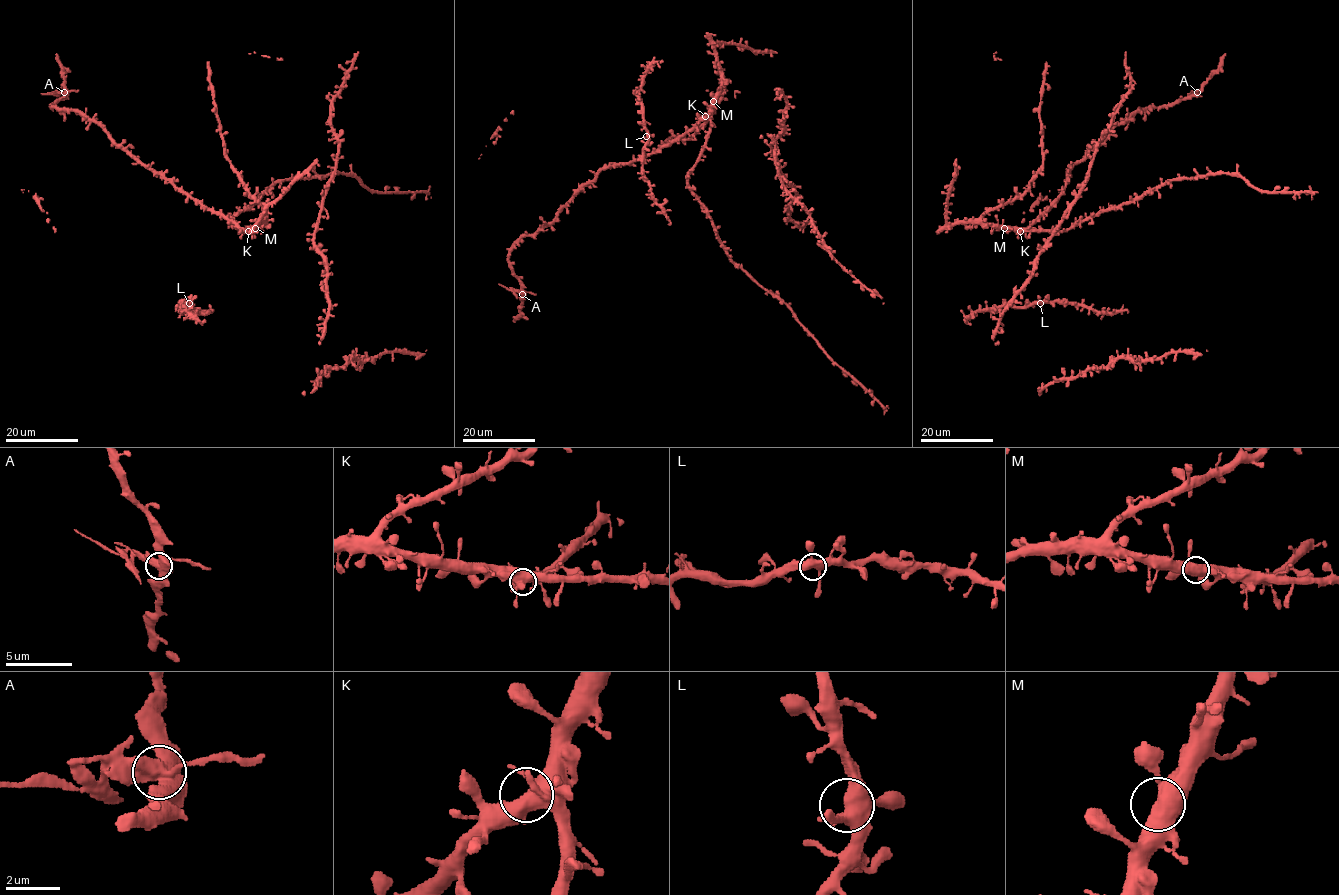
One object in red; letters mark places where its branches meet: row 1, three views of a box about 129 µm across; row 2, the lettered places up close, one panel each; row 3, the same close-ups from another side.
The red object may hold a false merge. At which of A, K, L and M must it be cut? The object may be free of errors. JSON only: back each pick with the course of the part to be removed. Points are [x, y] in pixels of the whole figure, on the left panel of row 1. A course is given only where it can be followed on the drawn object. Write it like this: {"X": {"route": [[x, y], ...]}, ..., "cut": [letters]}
{"A": {"route": [[65, 92], [41, 93]]}, "cut": ["A"]}

